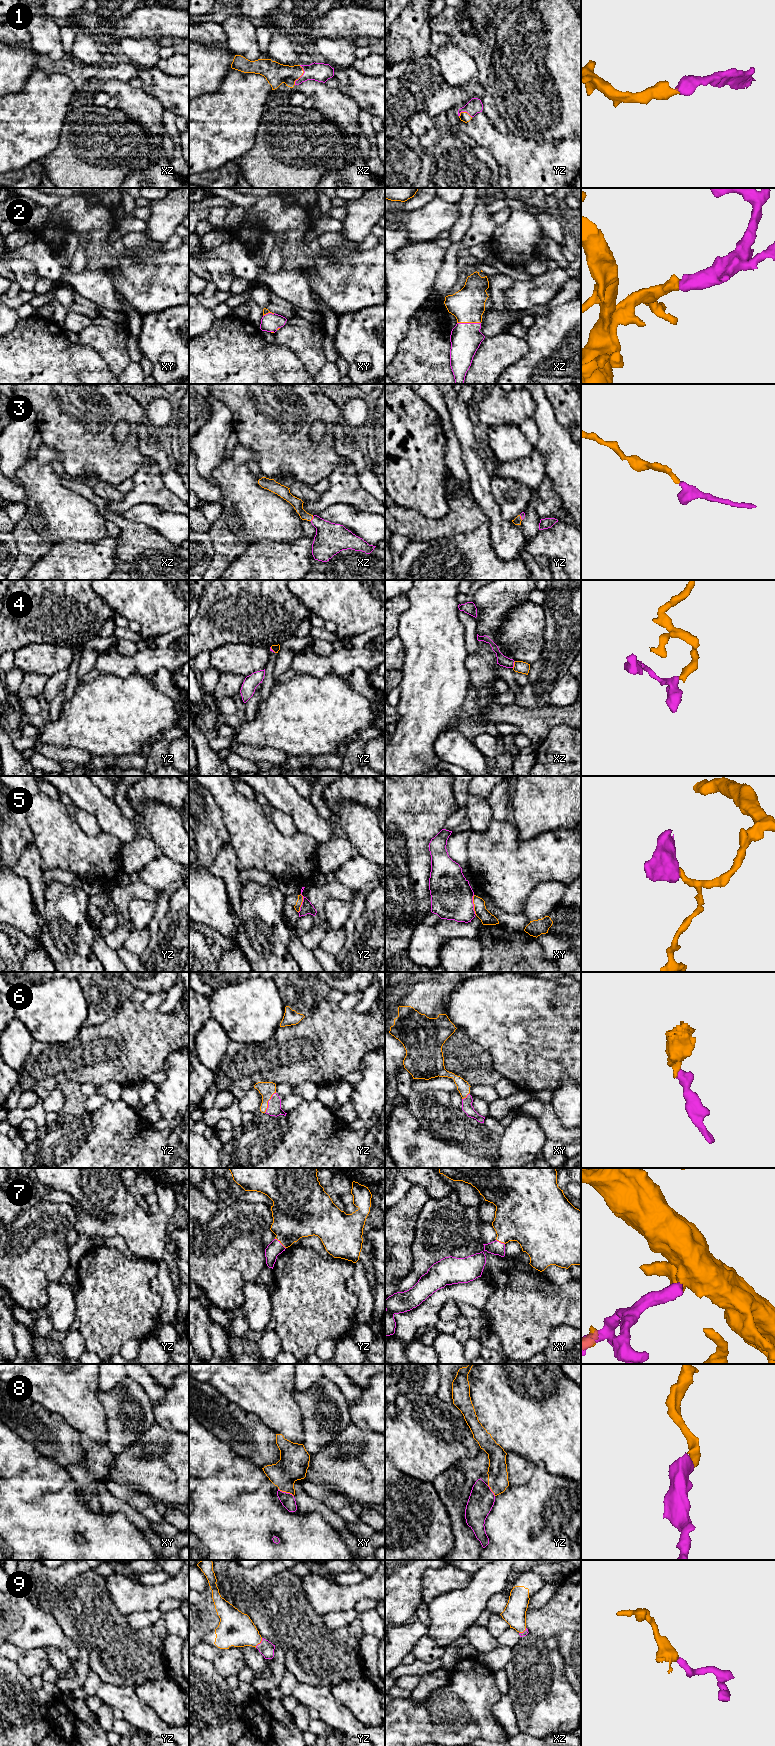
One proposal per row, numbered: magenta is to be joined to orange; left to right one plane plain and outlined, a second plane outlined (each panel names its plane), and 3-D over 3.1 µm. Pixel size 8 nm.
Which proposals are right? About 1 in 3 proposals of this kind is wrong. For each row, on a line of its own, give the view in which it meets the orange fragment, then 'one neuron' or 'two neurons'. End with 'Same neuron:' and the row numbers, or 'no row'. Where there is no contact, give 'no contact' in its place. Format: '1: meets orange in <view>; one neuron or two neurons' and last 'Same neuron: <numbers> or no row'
1: meets orange in xz; one neuron
2: meets orange in xz; one neuron
3: meets orange in xz; one neuron
4: meets orange in xz; two neurons
5: meets orange in xy; two neurons
6: meets orange in yz; one neuron
7: meets orange in yz; one neuron
8: meets orange in xy; one neuron
9: meets orange in yz; one neuron
Same neuron: 1, 2, 3, 6, 7, 8, 9

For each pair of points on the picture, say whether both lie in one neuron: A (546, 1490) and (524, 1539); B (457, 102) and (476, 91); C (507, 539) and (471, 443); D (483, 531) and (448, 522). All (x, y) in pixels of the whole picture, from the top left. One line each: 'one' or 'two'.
A: one
B: one
C: one
D: two

